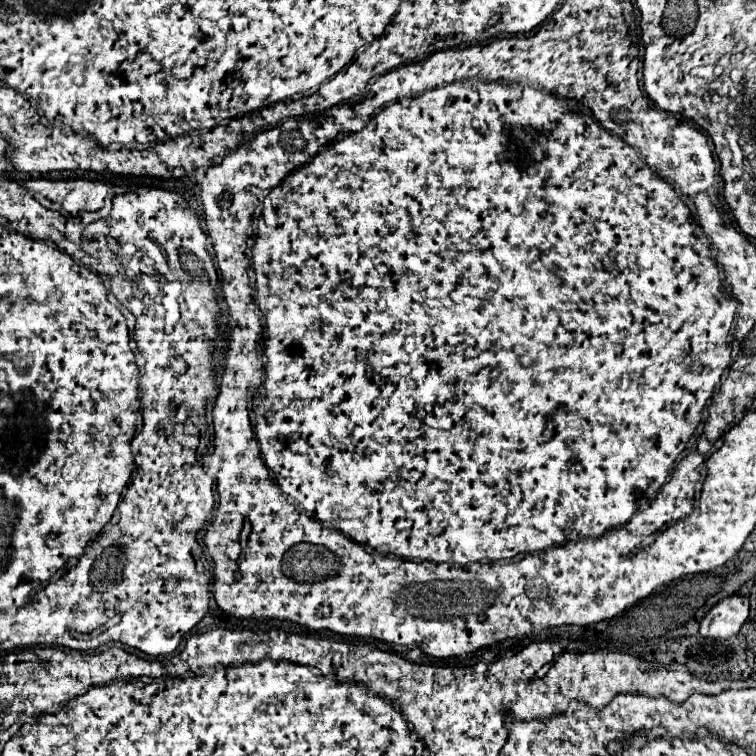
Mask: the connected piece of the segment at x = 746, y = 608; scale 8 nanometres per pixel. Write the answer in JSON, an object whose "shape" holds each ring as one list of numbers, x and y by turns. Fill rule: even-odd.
{"shape":[[726,596,700,622,700,634,704,638,728,640,738,634,750,614,750,600,746,596]]}

